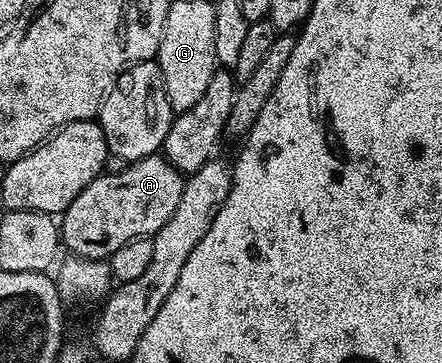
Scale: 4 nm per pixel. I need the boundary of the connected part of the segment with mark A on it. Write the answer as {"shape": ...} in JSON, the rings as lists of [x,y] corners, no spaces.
{"shape":[[[163,154],[133,160],[118,174],[96,177],[62,214],[62,240],[73,253],[96,253],[140,236],[152,238],[169,223],[184,192],[185,177]]]}

